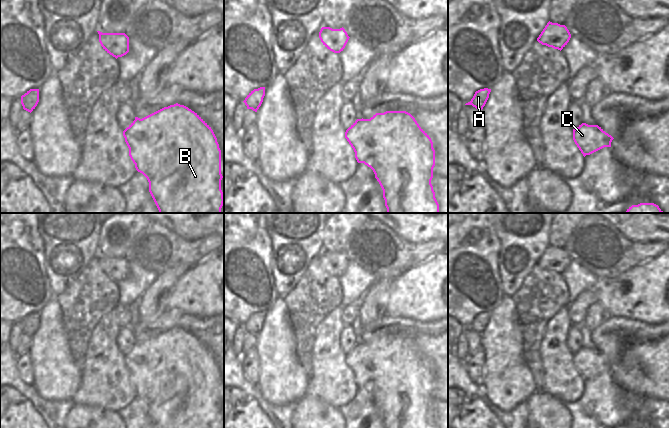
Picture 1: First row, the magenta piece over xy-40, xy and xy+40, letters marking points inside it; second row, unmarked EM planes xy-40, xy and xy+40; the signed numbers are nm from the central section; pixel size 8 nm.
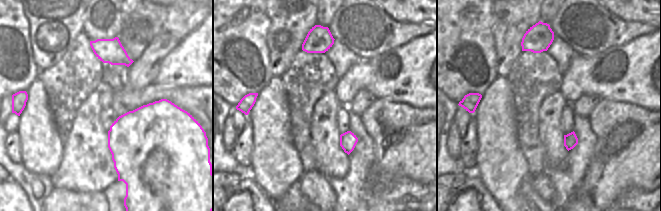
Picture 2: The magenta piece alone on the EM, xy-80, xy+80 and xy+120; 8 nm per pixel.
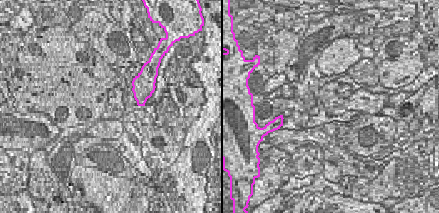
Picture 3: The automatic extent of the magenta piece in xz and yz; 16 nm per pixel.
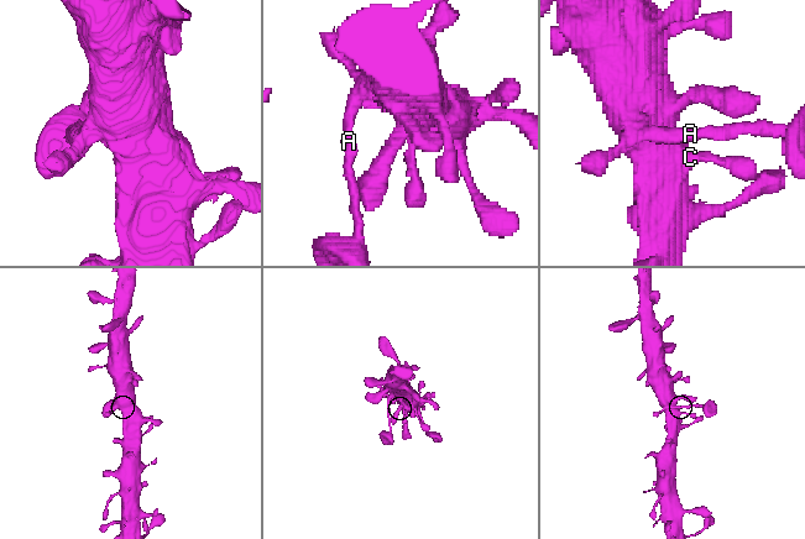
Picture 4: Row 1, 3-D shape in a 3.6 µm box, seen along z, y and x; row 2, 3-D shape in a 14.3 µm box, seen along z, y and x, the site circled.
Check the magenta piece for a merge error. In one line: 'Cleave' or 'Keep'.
Keep

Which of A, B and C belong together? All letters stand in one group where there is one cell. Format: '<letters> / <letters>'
A B C

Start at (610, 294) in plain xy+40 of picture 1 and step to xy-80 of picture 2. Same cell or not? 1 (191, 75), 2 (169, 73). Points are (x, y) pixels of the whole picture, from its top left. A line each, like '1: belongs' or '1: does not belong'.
1: belongs
2: belongs

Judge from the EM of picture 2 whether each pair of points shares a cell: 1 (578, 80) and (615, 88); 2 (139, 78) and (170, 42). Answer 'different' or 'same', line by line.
1: same
2: same

